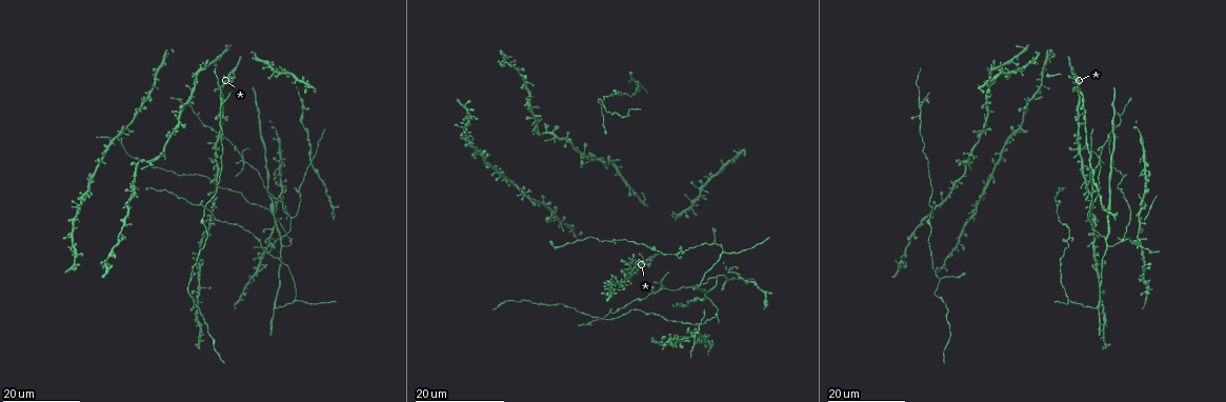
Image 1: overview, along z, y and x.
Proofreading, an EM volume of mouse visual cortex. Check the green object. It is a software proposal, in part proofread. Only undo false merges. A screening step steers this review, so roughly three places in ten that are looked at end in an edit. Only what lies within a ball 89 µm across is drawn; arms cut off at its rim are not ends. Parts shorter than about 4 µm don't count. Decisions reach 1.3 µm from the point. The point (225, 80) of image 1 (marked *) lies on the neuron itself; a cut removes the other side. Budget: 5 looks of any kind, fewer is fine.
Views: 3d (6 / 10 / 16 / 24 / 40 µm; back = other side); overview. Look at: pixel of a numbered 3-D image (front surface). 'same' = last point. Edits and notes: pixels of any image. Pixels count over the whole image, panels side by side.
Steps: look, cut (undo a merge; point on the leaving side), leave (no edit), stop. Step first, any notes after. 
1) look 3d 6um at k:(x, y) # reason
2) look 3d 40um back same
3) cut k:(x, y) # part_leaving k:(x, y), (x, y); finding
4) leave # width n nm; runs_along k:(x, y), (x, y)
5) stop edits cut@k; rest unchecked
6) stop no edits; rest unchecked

look 3d 16um at 1:(220, 104)

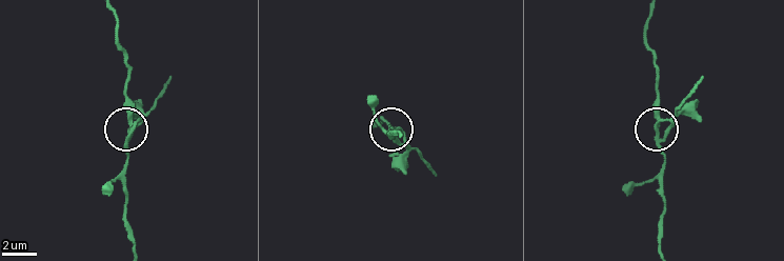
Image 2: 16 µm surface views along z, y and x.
look 3d 6um at 2:(128, 119)

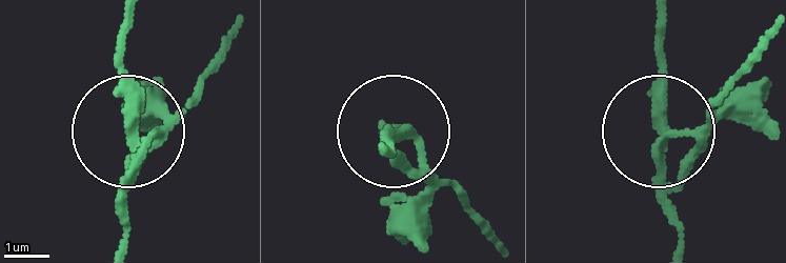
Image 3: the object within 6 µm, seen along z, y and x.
cut 3:(160, 134) # part_leaving 3:(135, 166), (215, 68), (233, 23); a second neuron is stuck on

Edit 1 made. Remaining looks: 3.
look 3d 24um at 1:(941, 278) # thin arm on a thick one

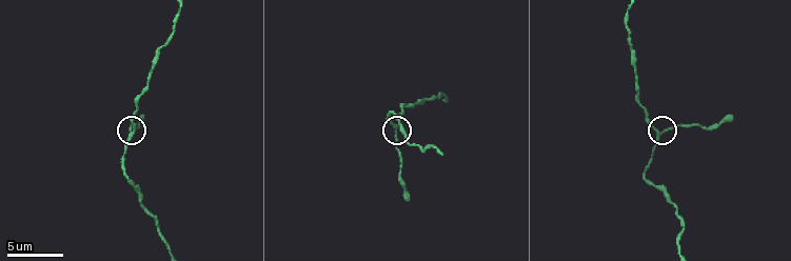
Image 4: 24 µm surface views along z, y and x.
look 3d 6um at 4:(395, 128) # zoom in

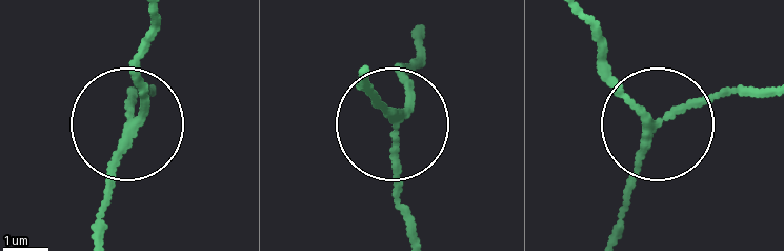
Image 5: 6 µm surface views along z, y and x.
leave # side_arm 7 um; runs_along 5:(578, 14), (612, 81), (646, 115), (767, 93); all the same neuron

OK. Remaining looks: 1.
stop edits cut@3; rest unchecked

